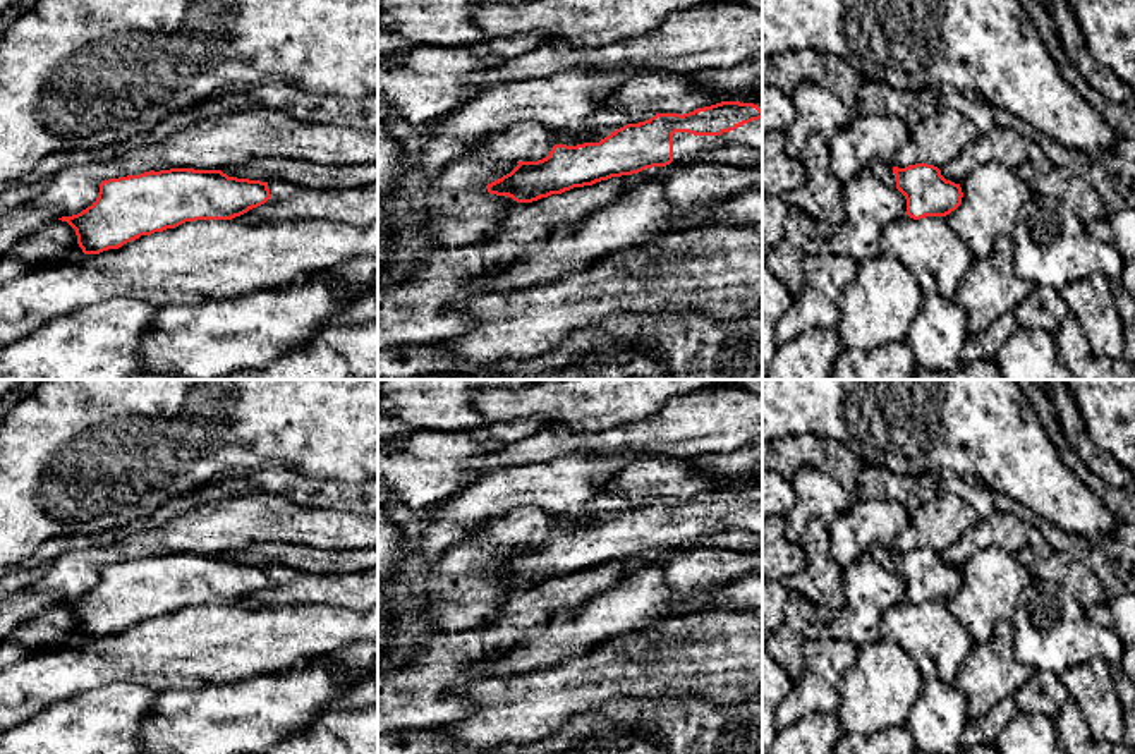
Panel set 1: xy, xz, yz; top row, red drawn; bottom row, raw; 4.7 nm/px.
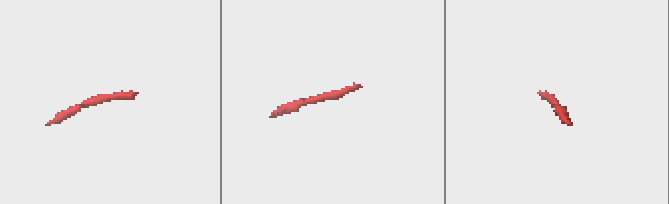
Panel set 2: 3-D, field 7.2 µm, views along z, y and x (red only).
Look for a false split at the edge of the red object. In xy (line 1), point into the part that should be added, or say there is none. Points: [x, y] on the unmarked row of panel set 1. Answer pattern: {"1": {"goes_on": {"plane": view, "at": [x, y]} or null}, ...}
{"1": {"goes_on": null}}

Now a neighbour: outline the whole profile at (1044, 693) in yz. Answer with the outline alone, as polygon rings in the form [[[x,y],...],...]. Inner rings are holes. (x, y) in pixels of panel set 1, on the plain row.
[[[1041,670],[1034,672],[1032,678],[1015,692],[1013,699],[1020,713],[1041,713],[1056,721],[1070,696],[1059,675]]]

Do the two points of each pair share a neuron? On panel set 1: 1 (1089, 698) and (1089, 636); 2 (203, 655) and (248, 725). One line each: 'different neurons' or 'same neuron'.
1: different neurons
2: different neurons

